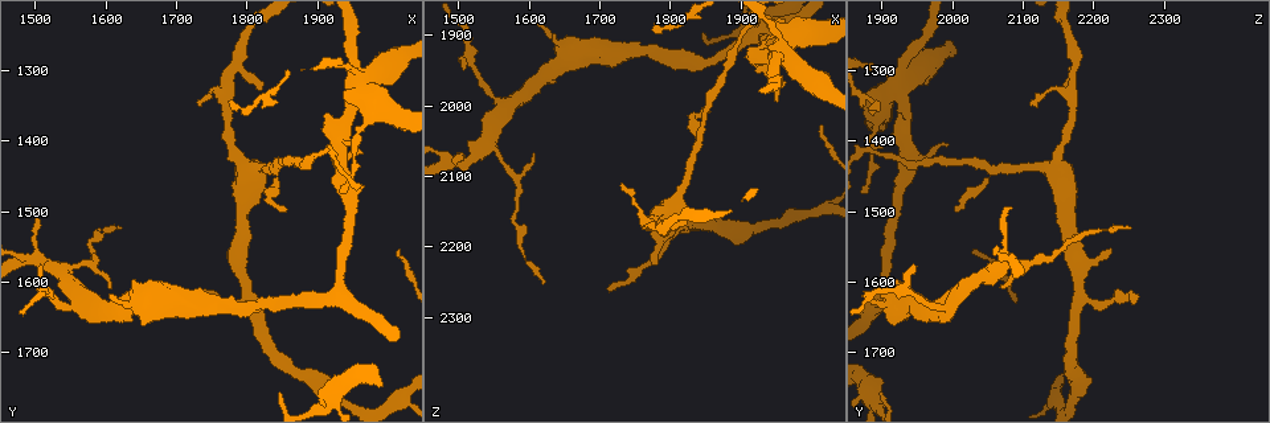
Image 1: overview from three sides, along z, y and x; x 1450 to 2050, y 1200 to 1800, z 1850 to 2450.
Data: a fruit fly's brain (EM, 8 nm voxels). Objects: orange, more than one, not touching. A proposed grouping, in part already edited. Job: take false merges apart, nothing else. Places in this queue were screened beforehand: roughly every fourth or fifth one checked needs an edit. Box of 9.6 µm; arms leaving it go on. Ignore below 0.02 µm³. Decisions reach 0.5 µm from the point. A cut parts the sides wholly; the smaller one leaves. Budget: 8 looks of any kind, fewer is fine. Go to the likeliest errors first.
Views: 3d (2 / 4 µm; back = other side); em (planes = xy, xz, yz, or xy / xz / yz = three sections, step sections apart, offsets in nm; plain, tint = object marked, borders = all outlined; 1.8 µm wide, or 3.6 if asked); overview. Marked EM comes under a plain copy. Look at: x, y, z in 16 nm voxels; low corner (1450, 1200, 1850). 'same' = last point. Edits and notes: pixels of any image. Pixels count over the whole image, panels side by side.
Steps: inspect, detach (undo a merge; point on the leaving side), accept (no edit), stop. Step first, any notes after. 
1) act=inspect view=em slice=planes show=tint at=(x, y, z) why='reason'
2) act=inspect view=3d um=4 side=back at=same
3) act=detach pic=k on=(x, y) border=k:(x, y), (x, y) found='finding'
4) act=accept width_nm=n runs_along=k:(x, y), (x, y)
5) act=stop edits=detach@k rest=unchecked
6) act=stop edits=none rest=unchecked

act=inspect view=em slice=xy step=16 show=tint at=(1805, 1625, 2185) why='three-way junction'

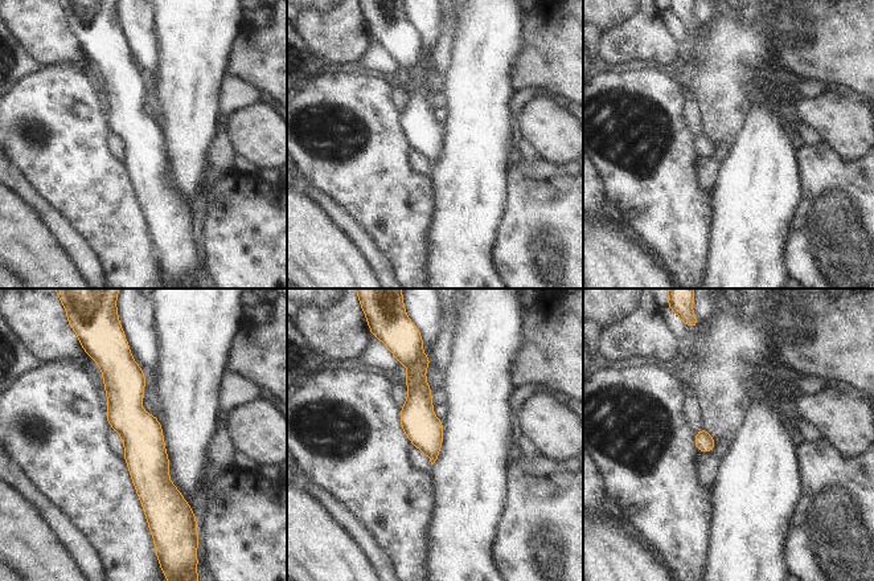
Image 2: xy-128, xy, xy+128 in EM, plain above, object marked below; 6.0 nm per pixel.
act=inspect view=em slice=xz step=16 show=tint at=same

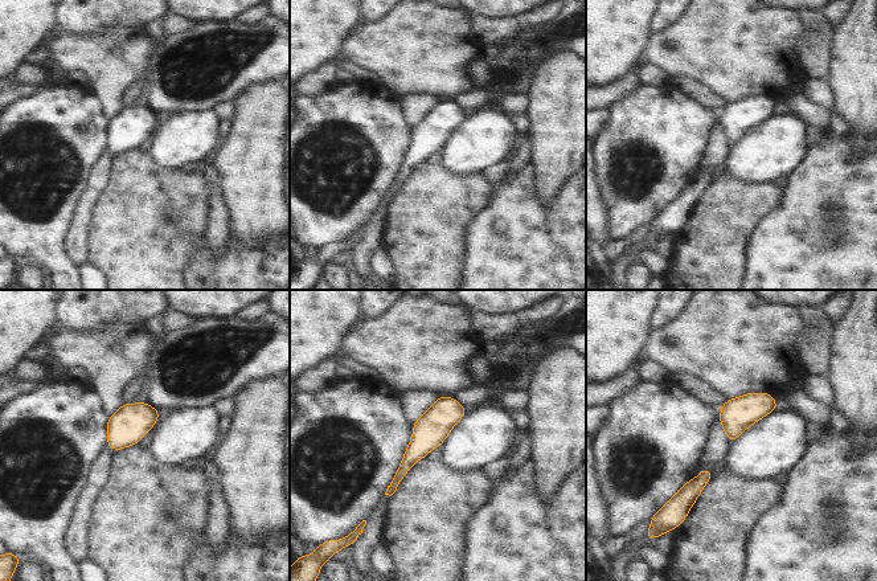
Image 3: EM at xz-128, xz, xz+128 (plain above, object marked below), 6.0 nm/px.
act=accept width_nm=150 found='continuous, no second cell'

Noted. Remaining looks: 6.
act=inspect view=em slice=xy step=16 show=tint at=(1960, 1320, 1925) why='a fork'

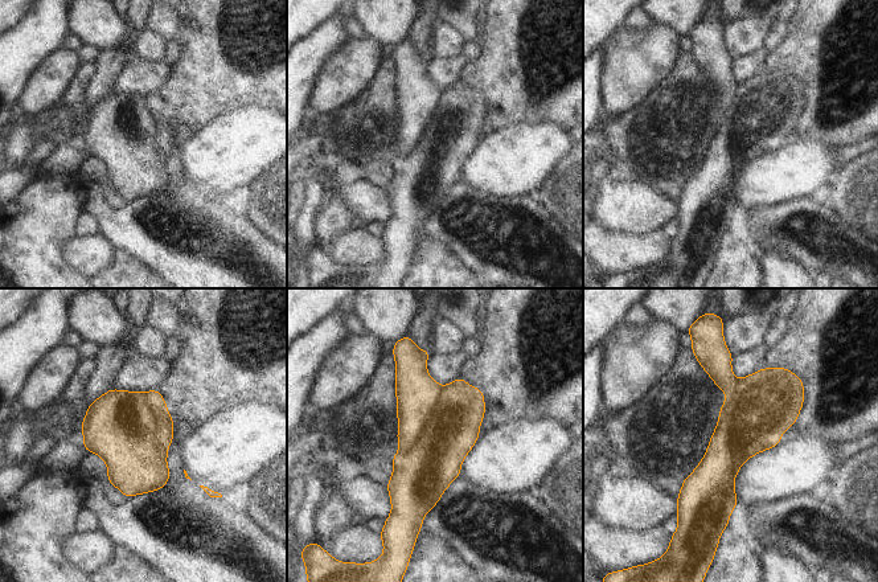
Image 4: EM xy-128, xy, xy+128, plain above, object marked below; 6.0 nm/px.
act=detach pic=4 on=(417, 394) width_nm=320 border=4:(442, 388), (418, 439), (399, 453) found='two cells meet here'

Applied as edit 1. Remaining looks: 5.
act=inspect view=3d um=2 at=(1840, 1440, 2050) why='three arms meet'

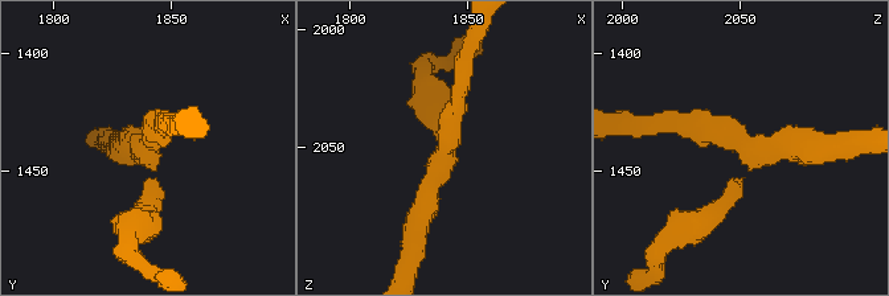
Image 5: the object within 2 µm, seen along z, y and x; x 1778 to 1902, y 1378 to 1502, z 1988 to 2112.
act=inspect view=em slice=planes show=tint at=(1837, 1442, 2055) arms=3 why='need the tissue'

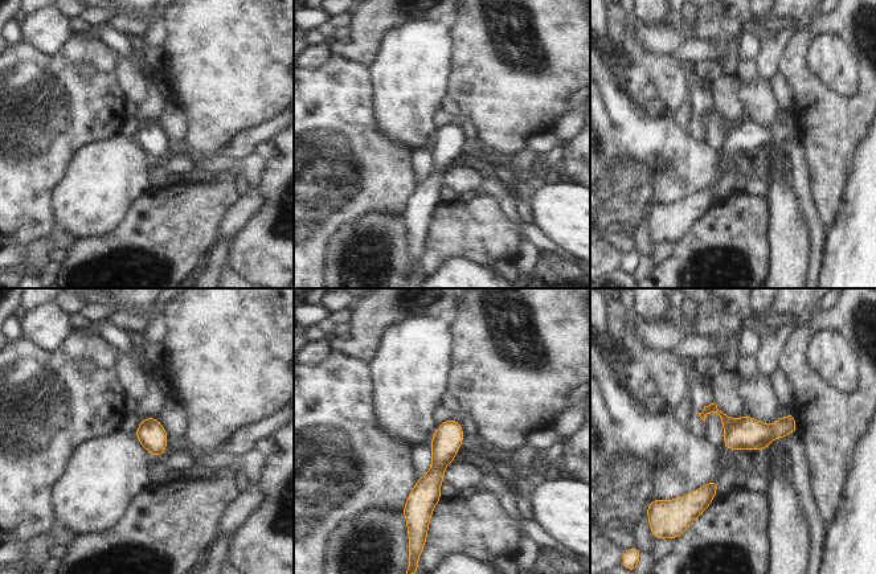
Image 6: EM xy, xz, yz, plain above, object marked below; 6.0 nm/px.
act=accept runs_along=6:(451, 422), (428, 487), (428, 515) found='one cell here'

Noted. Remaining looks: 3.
act=stop edits=detach@4 rest=unchecked

